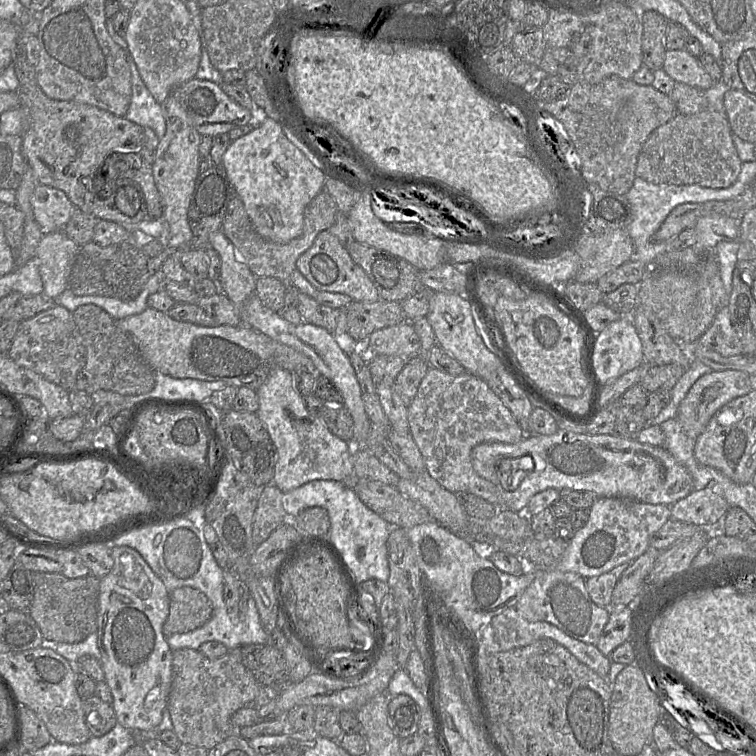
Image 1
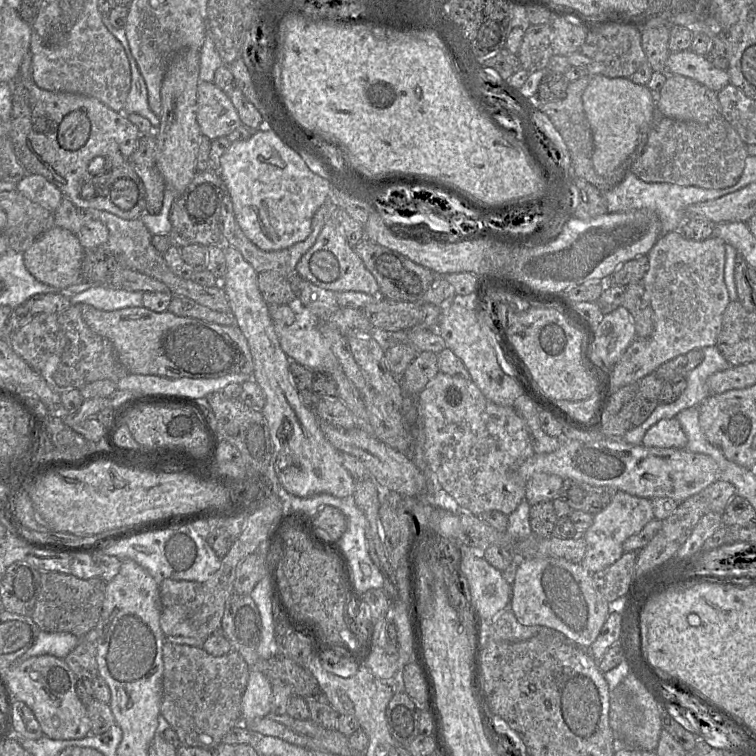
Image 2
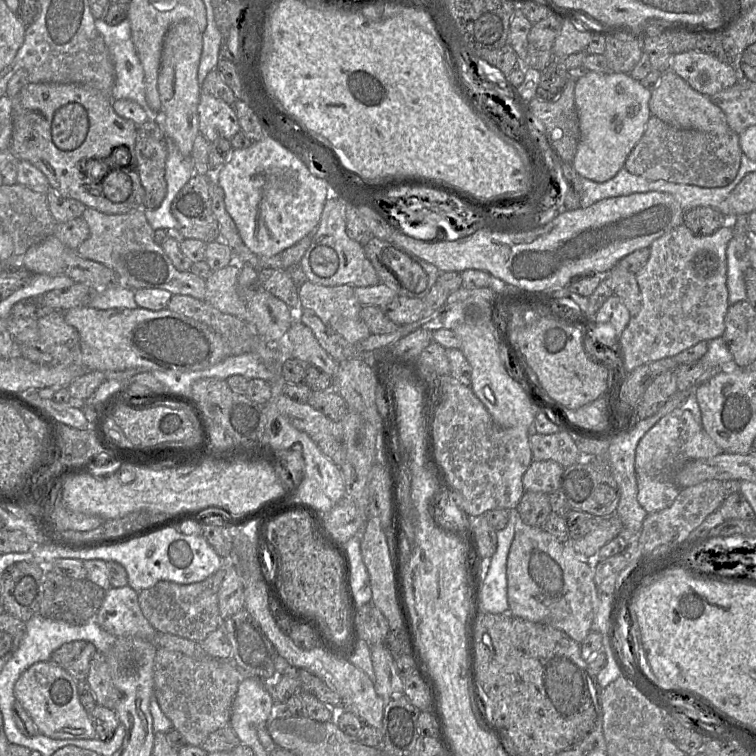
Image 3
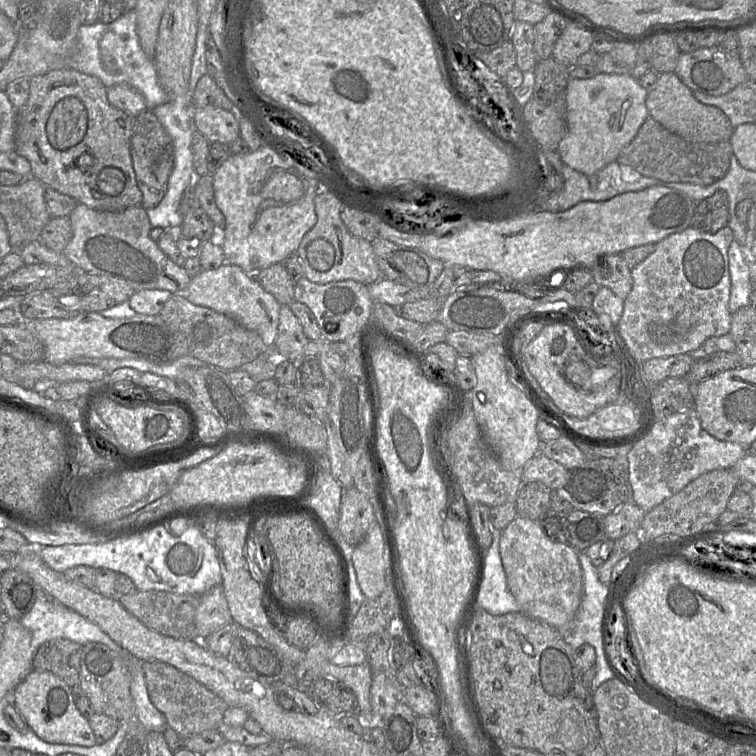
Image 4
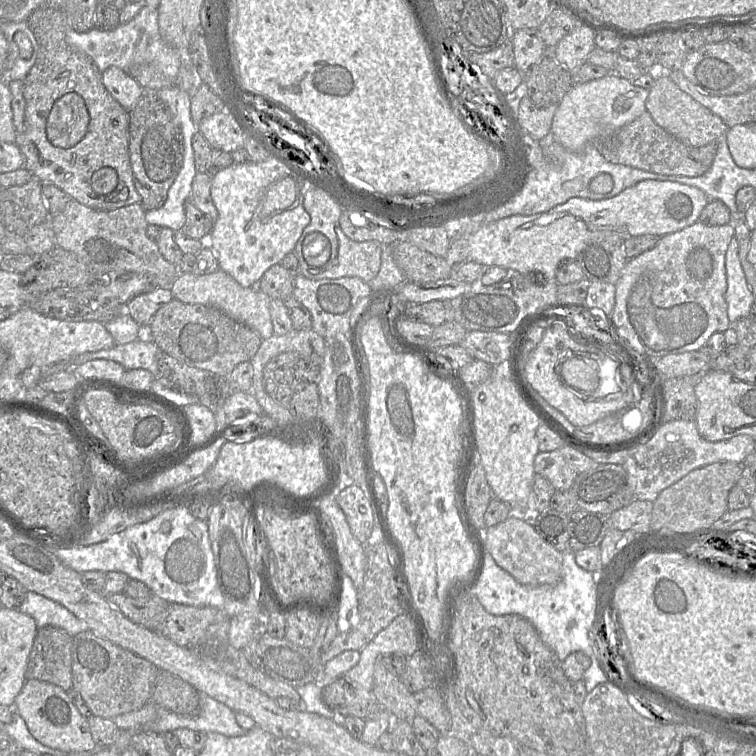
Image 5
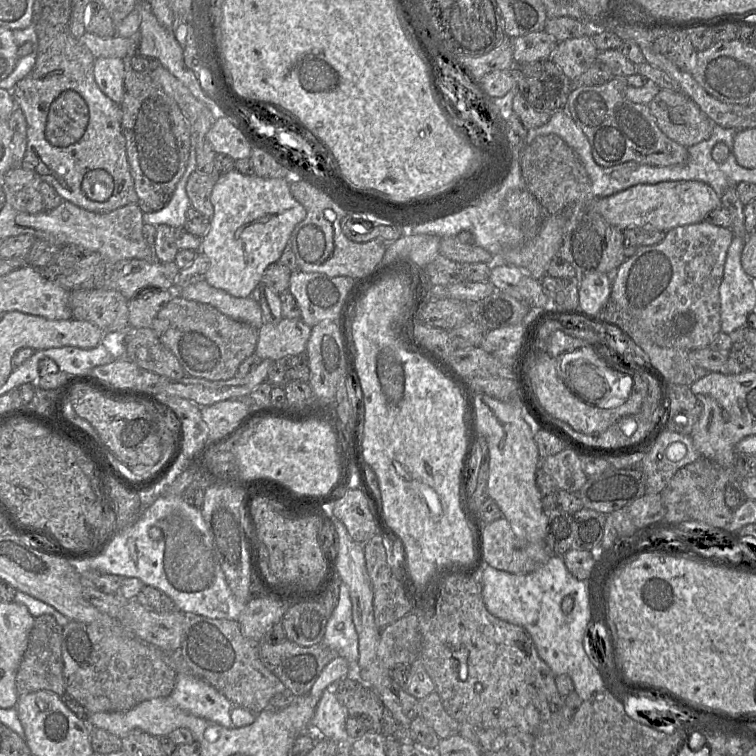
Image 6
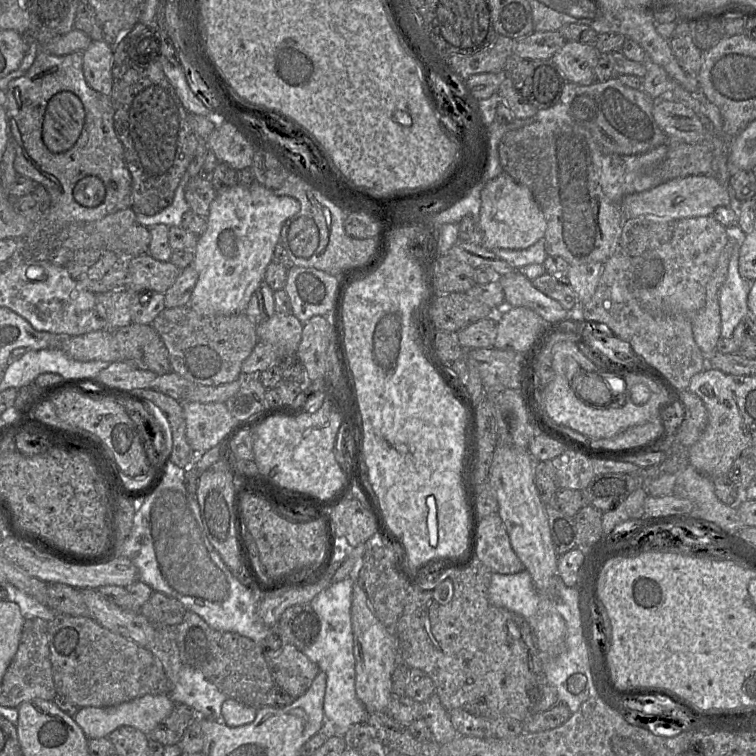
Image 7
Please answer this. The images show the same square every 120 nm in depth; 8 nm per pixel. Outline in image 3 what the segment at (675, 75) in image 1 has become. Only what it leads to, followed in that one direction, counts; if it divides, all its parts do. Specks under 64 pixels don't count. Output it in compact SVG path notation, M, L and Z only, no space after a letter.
M691 50L674 54L671 69L694 90L711 97L738 83L731 64L721 61L715 54Z

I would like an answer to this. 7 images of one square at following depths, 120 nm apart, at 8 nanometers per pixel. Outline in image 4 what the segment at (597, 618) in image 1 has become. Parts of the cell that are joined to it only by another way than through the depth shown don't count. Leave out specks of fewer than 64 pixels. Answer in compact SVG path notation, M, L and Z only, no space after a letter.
M516 516L502 531L499 543L507 586L516 599L520 612L561 627L575 617L583 595L583 571L578 551L552 542L536 521Z

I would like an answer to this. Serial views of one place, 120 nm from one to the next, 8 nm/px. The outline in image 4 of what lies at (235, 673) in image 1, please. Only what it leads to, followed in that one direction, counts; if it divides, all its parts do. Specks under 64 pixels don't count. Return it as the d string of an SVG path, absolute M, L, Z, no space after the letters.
M159 662L143 663L145 683L150 701L163 714L167 726L183 739L207 730L217 730L229 706L204 685L175 667Z

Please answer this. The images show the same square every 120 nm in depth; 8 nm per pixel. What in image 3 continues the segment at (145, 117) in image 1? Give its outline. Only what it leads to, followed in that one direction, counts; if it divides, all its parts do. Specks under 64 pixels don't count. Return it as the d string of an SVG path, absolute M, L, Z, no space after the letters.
M103 18L95 19L95 27L110 52L116 74L112 99L128 99L138 103L148 119L161 122L161 112L152 110L146 100L144 69L131 37L128 18L118 25L109 25Z

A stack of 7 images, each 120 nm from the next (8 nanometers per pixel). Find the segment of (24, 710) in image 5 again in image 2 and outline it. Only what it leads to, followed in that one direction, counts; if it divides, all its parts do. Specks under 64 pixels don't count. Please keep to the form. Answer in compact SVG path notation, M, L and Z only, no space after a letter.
M50 655L31 657L3 671L15 700L25 703L34 713L43 736L53 740L82 739L91 734L86 706L76 694L77 677L64 660Z

